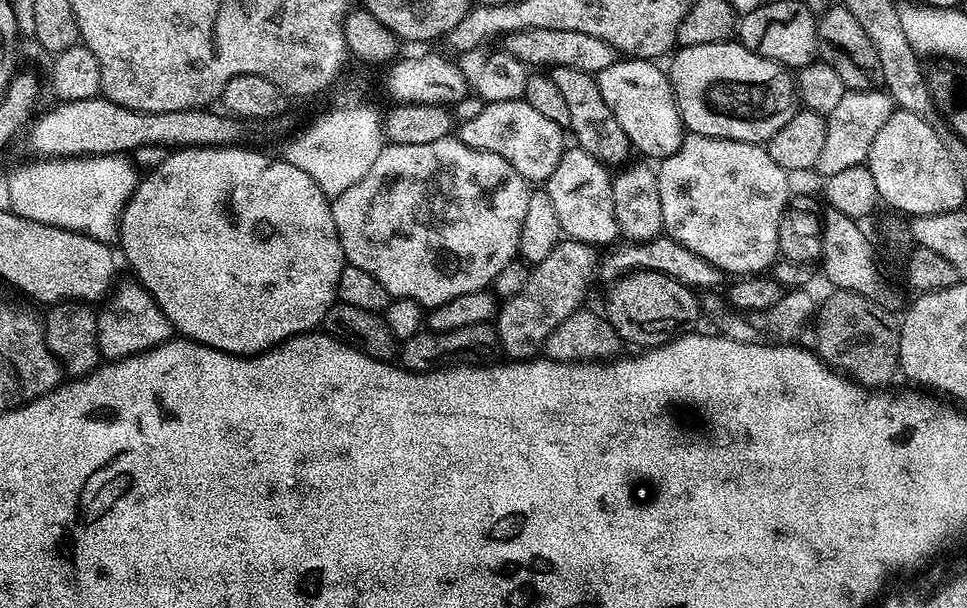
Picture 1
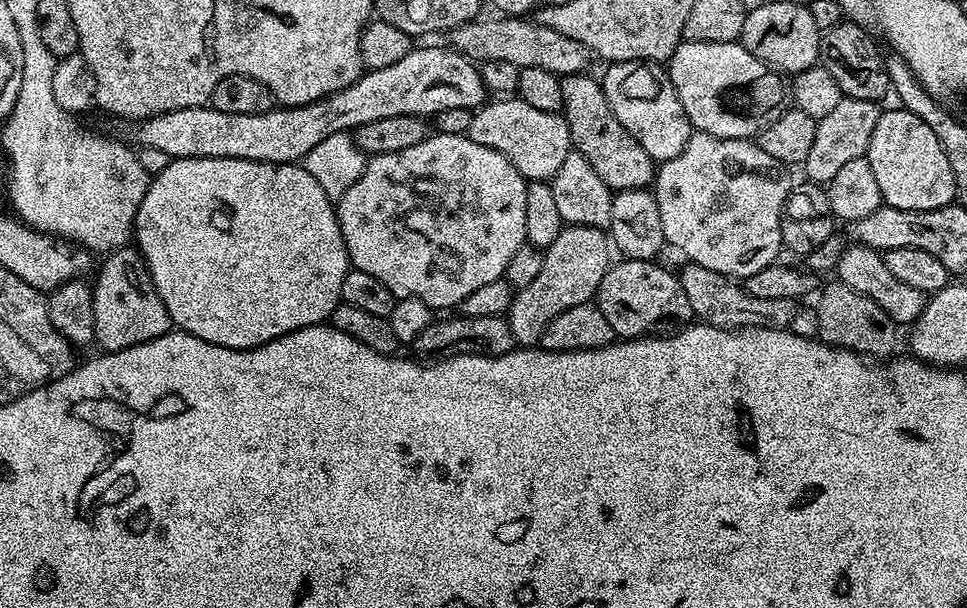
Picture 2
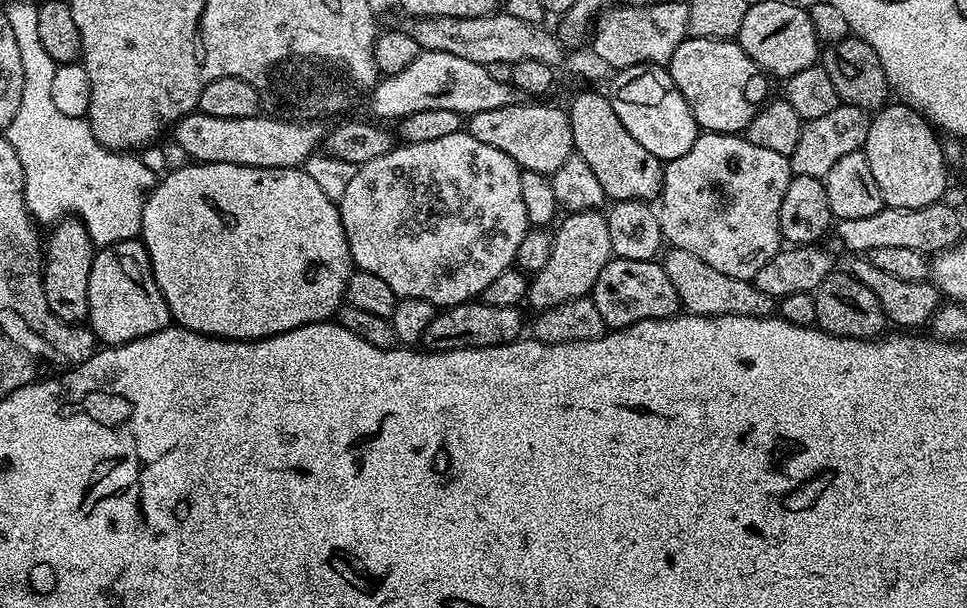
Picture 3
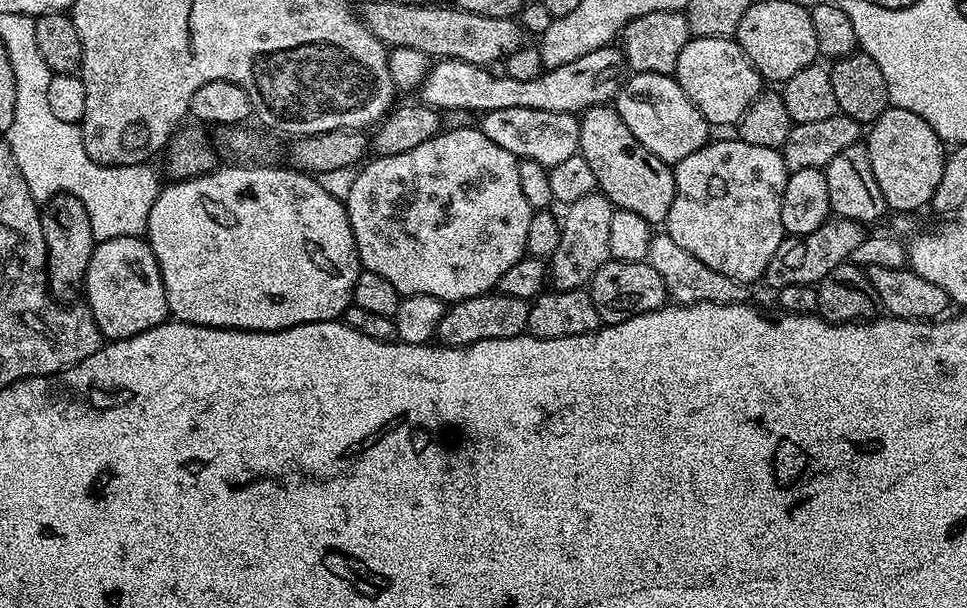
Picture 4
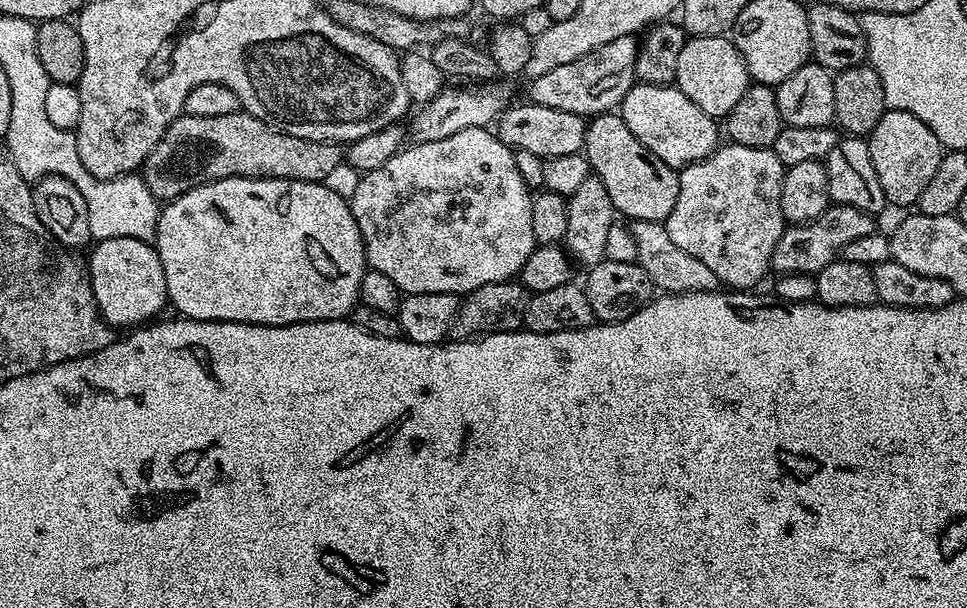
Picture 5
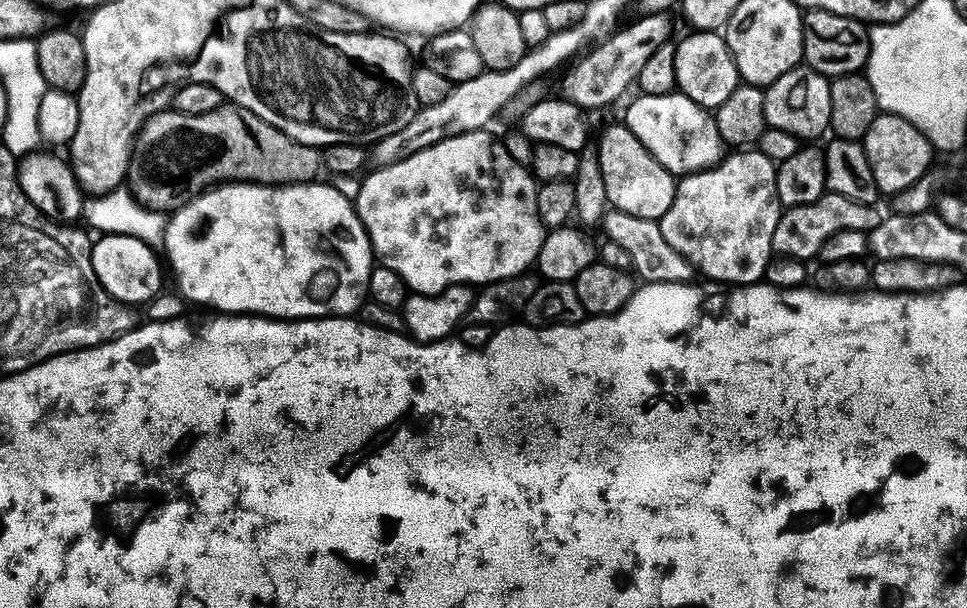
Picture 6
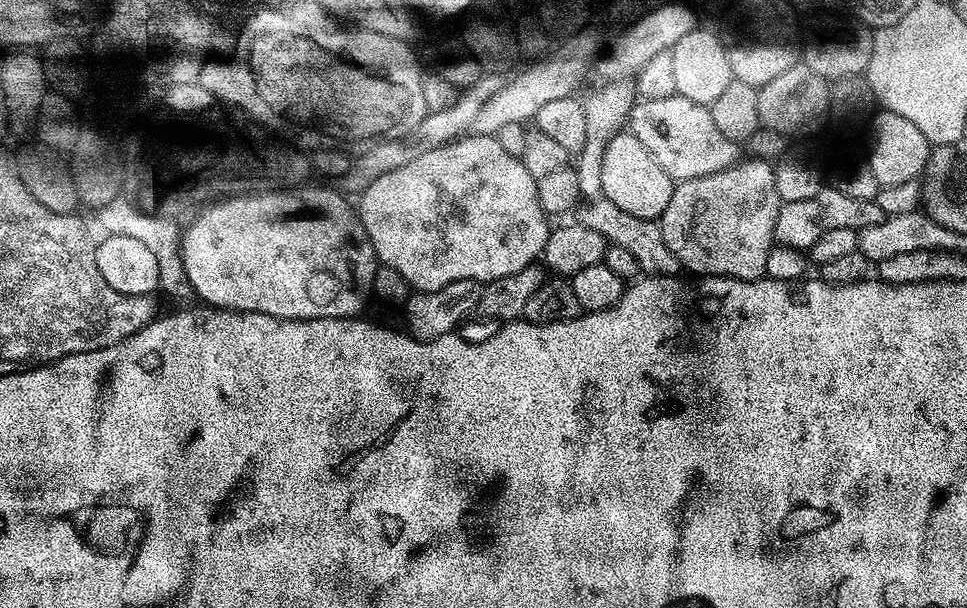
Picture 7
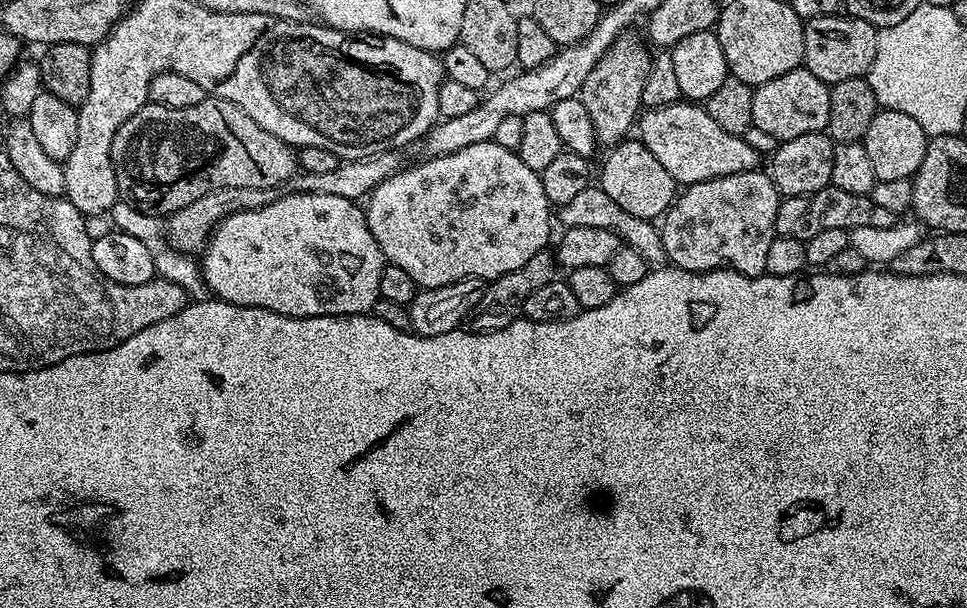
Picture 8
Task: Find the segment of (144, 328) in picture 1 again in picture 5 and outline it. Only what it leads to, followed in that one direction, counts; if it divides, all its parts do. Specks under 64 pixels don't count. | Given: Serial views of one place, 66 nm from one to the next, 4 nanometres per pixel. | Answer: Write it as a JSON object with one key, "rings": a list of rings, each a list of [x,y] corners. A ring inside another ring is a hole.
{"rings":[[[110,238],[99,241],[95,247],[91,249],[92,257],[86,260],[86,267],[96,305],[106,323],[116,330],[128,330],[155,321],[164,304],[166,308],[169,303],[166,274],[155,247],[149,241],[138,238]]]}

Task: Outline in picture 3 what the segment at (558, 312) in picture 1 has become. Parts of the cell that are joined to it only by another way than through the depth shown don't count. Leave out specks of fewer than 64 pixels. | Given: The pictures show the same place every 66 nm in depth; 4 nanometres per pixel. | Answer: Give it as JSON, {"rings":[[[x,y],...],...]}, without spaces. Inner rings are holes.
{"rings":[[[603,211],[568,212],[565,217],[560,229],[555,229],[546,266],[535,272],[528,285],[526,304],[535,310],[553,308],[562,302],[588,296],[594,282],[598,282],[598,274],[602,274],[609,260],[613,259],[610,226]]]}

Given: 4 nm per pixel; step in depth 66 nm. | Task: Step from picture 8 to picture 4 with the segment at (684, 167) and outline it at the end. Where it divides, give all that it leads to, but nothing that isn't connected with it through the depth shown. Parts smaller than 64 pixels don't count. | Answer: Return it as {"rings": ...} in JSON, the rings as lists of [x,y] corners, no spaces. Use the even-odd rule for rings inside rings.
{"rings":[[[638,72],[629,75],[620,86],[614,101],[616,113],[630,126],[630,134],[646,146],[658,158],[675,162],[694,154],[703,144],[709,143],[710,125],[704,115],[690,102],[675,75],[663,76],[653,72]]]}

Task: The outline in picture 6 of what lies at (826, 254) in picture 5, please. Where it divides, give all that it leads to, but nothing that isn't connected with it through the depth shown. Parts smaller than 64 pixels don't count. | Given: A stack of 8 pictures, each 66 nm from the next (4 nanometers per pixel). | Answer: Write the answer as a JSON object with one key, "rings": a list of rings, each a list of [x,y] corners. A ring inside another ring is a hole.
{"rings":[[[825,191],[818,202],[810,202],[806,206],[784,208],[778,218],[778,226],[774,226],[774,242],[772,251],[777,257],[792,257],[794,260],[810,262],[816,260],[820,248],[834,234],[842,230],[858,230],[859,232],[872,232],[882,219],[876,204],[854,202],[854,198],[842,198],[842,194]]]}

